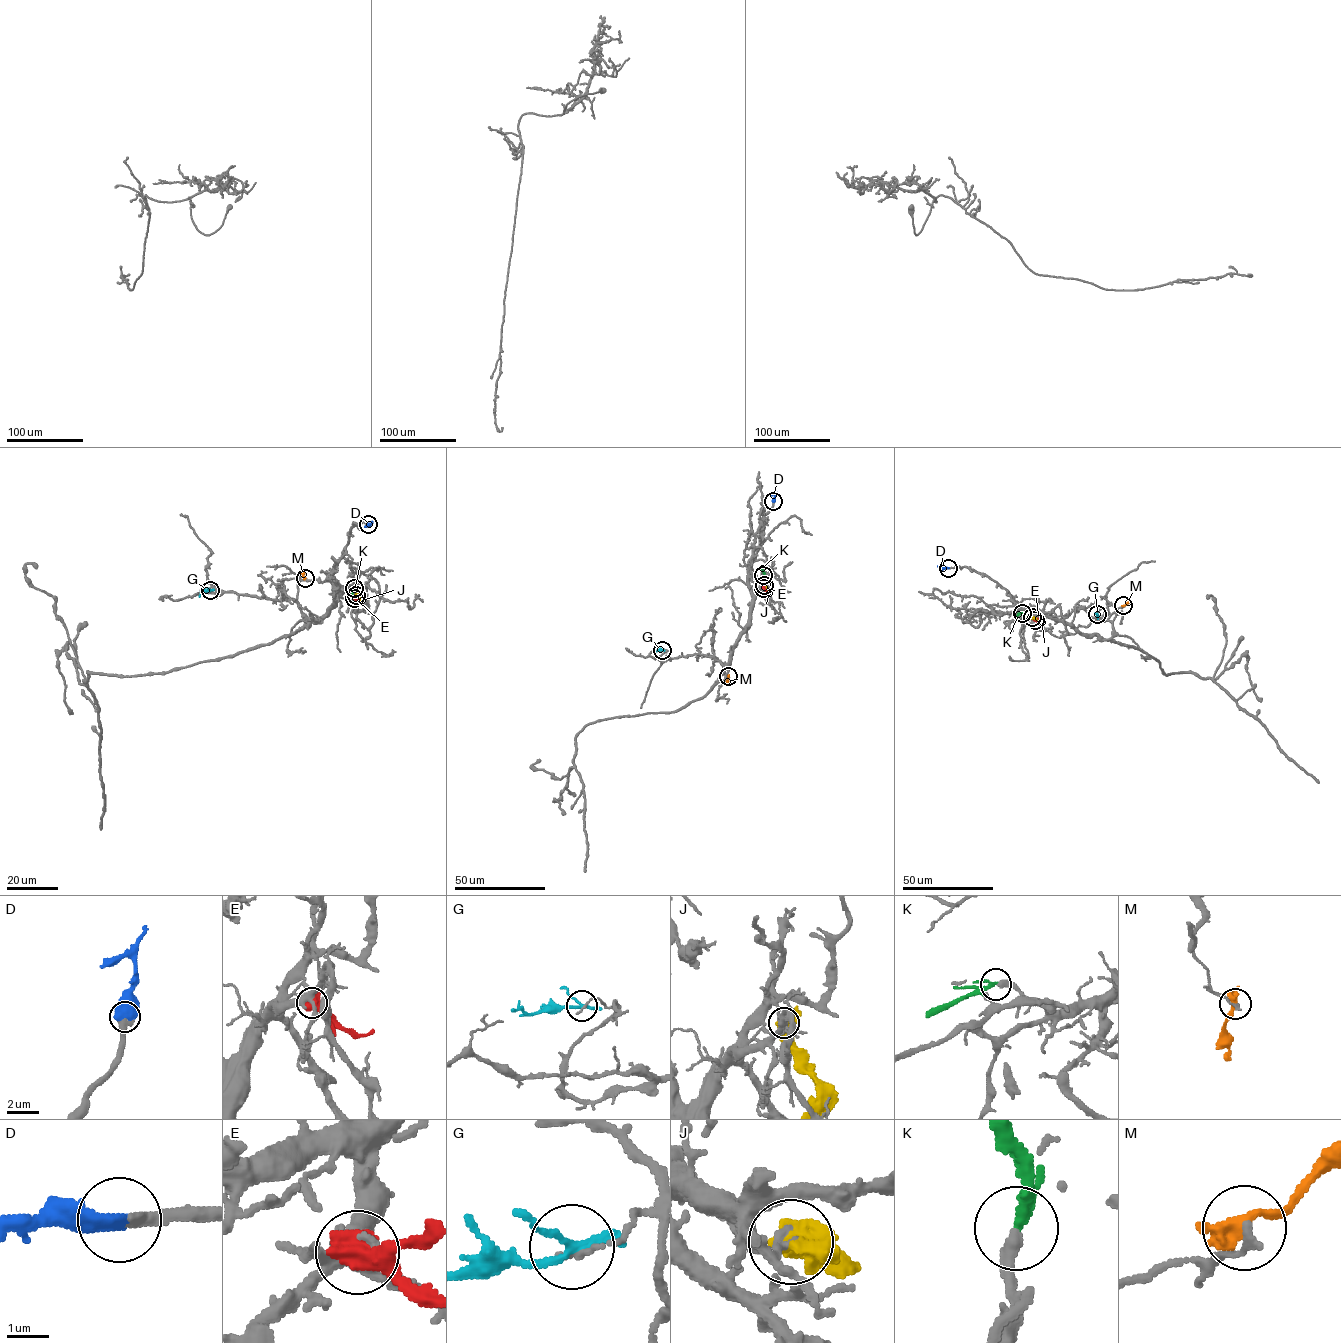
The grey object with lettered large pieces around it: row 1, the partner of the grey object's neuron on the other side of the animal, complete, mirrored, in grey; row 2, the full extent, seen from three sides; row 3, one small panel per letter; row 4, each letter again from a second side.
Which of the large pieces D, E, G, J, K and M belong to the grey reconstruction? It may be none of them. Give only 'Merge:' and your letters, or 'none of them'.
Merge: D, K

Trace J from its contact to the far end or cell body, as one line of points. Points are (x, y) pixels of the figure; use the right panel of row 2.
J: (1031, 617), (1043, 624)

